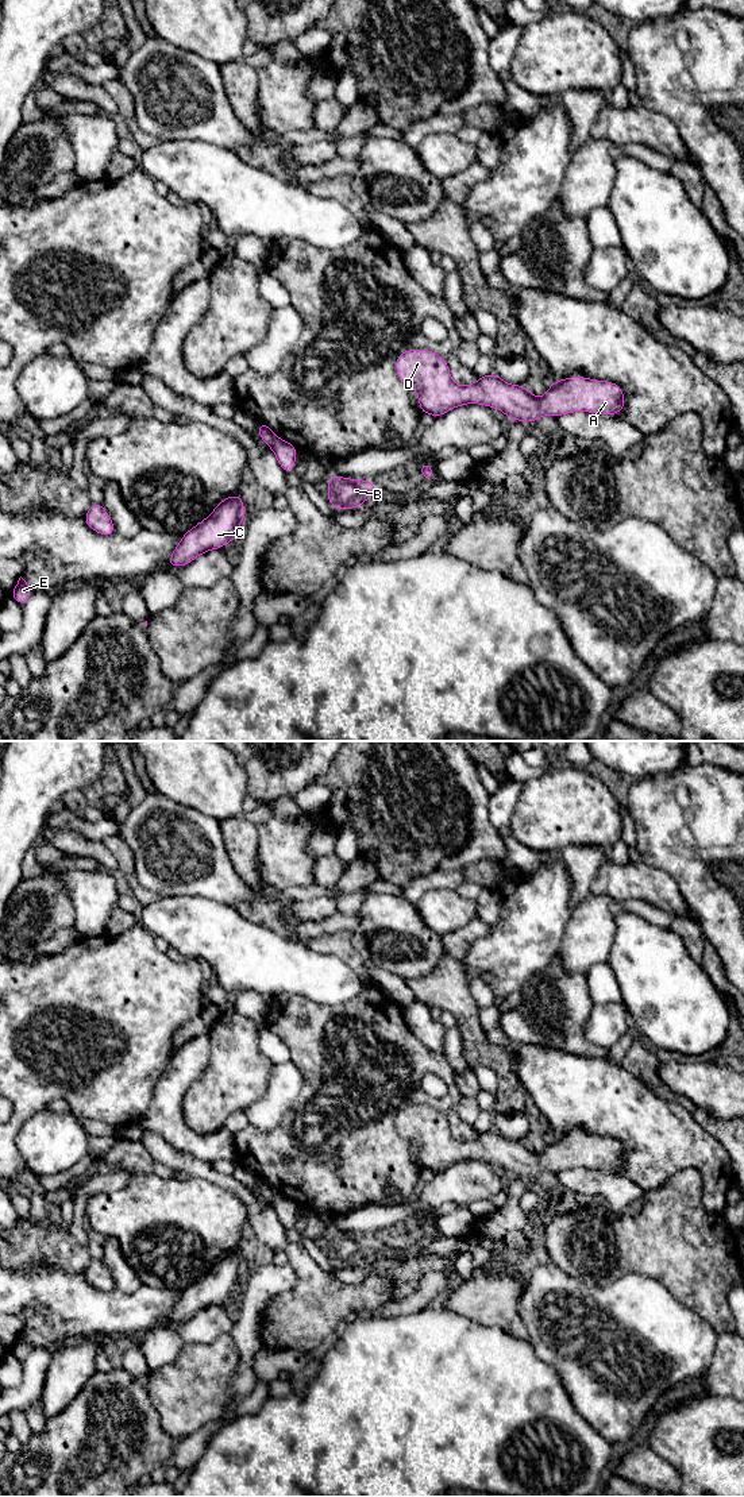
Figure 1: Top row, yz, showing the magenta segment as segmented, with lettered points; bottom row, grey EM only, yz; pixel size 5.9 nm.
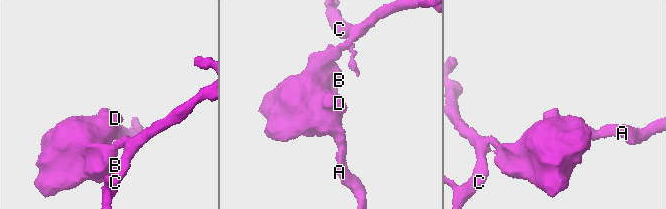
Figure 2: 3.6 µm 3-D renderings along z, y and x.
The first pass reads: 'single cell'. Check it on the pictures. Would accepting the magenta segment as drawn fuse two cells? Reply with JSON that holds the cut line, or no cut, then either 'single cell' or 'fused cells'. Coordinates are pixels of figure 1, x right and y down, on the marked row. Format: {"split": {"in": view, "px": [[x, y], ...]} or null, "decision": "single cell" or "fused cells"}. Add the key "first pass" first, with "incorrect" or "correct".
{"first pass": "incorrect", "split": {"in": "yz", "px": [[276, 436], [269, 446]]}, "decision": "fused cells"}

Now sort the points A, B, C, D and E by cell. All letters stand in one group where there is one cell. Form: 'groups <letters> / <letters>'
groups A B D / C E

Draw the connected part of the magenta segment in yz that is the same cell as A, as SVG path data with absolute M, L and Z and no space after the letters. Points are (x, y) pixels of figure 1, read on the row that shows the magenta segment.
M432 350L404 351L396 359L396 371L401 382L417 393L421 413L433 417L466 404L497 408L508 418L521 423L573 412L614 416L625 406L622 389L617 383L585 377L559 379L550 385L541 398L521 385L504 382L494 373L478 378L473 385L456 385L447 360Z

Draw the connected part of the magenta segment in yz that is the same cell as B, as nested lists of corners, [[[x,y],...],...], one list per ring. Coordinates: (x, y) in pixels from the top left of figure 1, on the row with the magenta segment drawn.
[[[331,474],[327,499],[335,509],[346,510],[361,506],[375,494],[375,485],[363,479],[348,479]]]

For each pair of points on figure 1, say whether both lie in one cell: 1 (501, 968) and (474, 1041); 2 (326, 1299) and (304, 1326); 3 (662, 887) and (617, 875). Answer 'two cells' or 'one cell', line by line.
1: two cells
2: one cell
3: one cell

